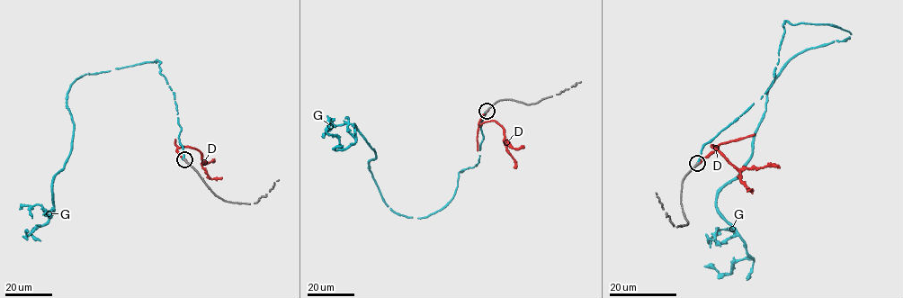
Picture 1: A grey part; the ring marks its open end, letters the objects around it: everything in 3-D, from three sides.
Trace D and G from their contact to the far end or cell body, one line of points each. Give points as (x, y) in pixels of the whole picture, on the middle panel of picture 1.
D: (487, 111), (478, 124), (495, 121), (502, 126), (504, 144), (514, 159), (514, 168)
G: (487, 111), (478, 162), (418, 218), (385, 203), (354, 124), (344, 148), (326, 115)

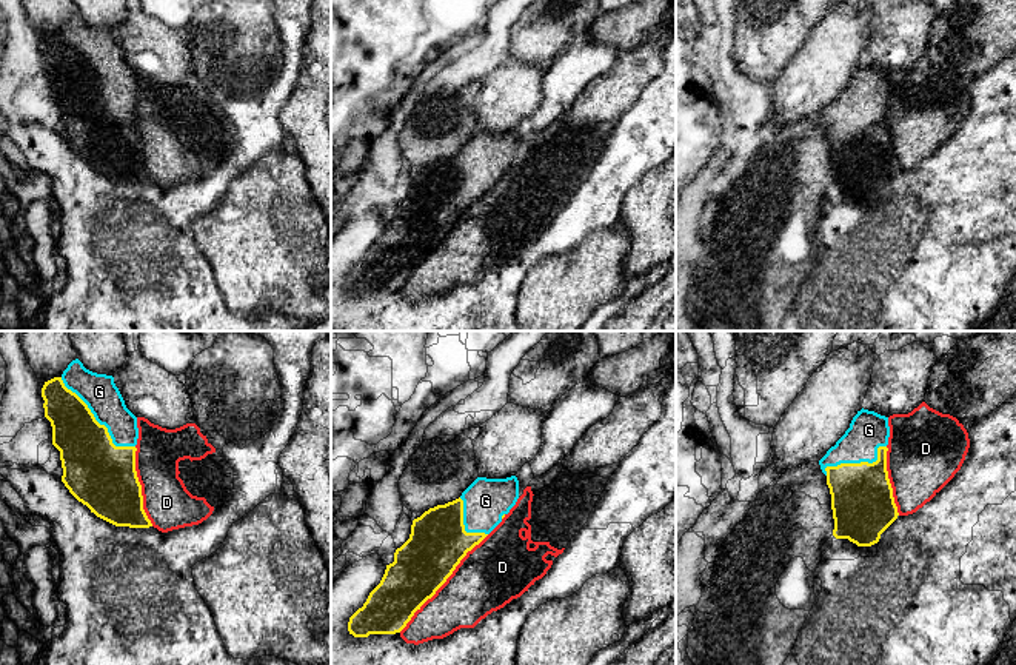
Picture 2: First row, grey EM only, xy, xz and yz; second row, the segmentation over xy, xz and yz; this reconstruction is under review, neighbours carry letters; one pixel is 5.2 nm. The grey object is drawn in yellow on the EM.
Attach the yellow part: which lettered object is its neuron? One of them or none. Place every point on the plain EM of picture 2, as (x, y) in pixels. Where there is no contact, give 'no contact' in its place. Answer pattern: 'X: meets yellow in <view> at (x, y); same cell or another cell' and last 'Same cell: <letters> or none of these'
D: meets yellow in xz at (445, 236); another cell
G: meets yellow in xy at (96, 76); same cell
Same cell: G

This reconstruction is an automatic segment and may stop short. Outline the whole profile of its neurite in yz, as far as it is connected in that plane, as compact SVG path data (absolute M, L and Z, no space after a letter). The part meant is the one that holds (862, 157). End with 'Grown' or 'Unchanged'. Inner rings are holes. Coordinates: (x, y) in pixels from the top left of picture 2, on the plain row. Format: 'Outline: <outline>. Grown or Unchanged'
Outline: M862 63L845 89L819 115L831 149L836 194L848 194L857 202L871 202L897 174L899 168L887 126L888 92L888 72Z. Grown

